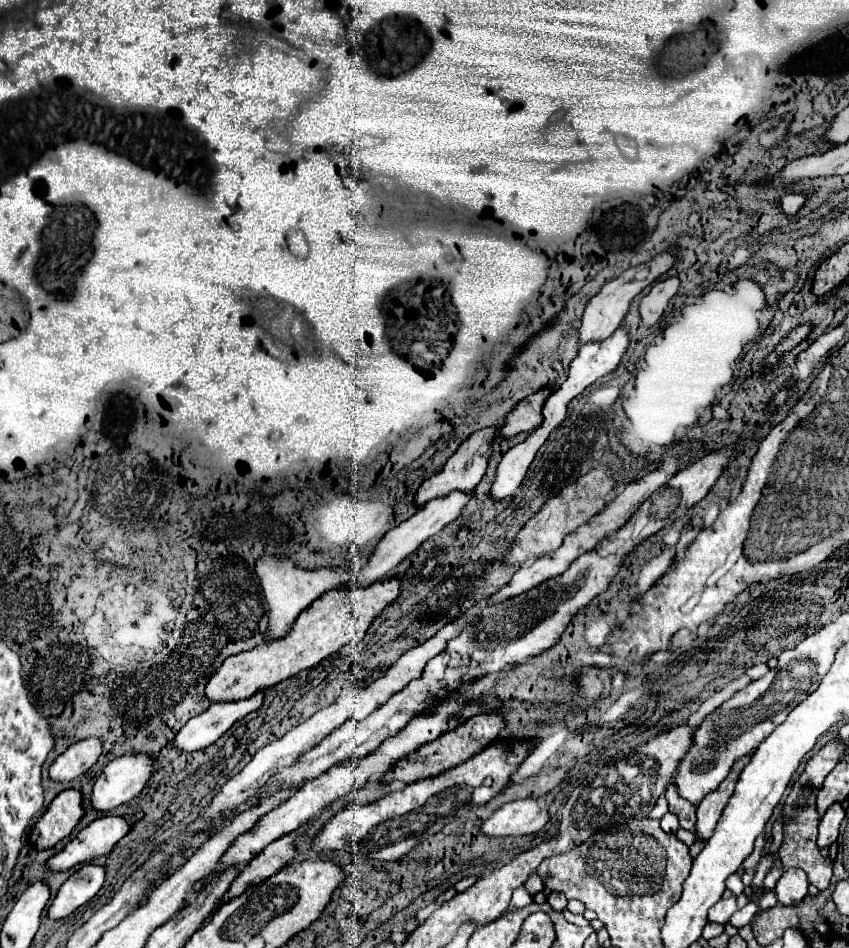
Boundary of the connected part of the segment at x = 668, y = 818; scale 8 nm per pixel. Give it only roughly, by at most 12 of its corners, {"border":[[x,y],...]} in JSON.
{"border":[[667,813],[661,819],[665,833],[675,835],[679,819],[675,813]]}

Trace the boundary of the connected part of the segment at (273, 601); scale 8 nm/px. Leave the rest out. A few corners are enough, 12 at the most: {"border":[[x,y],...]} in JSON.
{"border":[[261,557],[257,575],[269,603],[267,641],[327,589],[343,587],[343,569],[305,571]]}

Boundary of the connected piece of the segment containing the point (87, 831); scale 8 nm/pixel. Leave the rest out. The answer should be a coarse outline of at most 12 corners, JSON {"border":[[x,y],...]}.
{"border":[[143,813],[95,819],[47,867],[65,871],[111,853]]}

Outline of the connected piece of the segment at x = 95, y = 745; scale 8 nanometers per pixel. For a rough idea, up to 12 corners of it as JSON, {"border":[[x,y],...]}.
{"border":[[99,737],[73,743],[49,769],[53,781],[73,781],[99,759]]}

